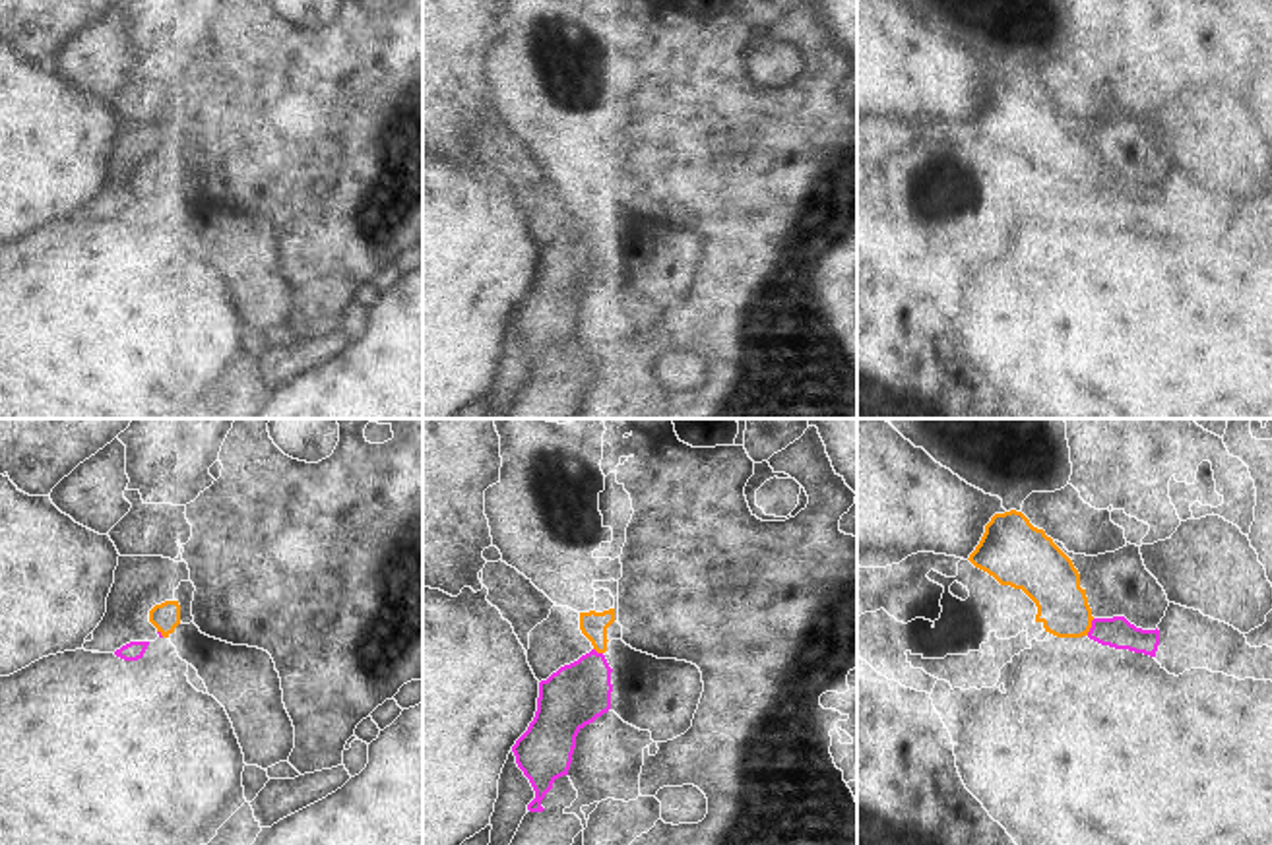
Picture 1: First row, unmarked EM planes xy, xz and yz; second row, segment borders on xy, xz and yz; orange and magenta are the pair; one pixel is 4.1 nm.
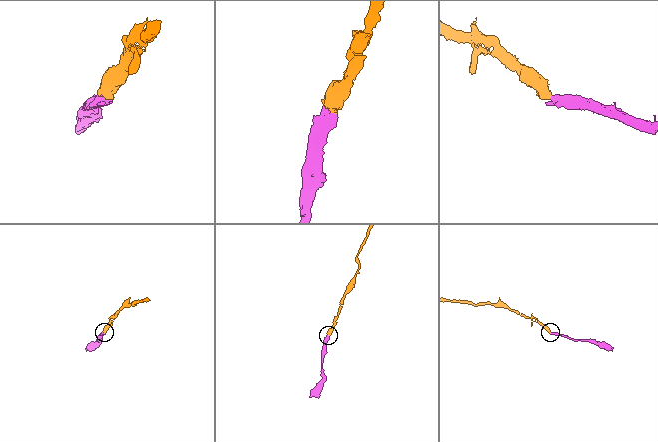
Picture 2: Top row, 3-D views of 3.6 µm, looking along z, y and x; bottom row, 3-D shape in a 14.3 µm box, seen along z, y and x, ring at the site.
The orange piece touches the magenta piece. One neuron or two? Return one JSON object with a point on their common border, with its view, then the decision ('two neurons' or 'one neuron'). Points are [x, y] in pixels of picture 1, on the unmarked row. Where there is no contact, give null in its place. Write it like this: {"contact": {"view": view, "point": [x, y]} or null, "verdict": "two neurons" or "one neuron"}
{"contact": {"view": "yz", "point": [1090, 192]}, "verdict": "one neuron"}

